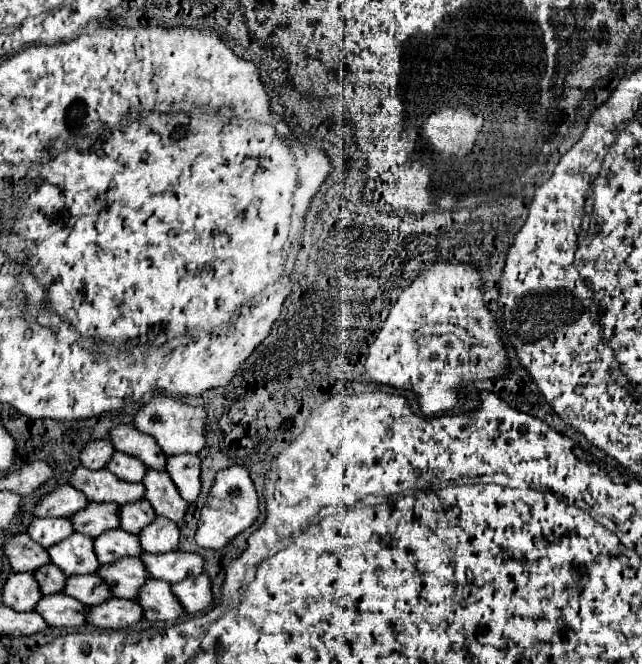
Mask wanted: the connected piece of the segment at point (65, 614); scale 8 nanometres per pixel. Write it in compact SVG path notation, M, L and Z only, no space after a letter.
M60 592L42 596L36 604L36 612L48 622L48 626L82 626L86 624L86 606L82 602L76 602L72 596Z

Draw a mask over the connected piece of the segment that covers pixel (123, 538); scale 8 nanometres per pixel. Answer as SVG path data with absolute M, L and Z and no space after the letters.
M122 528L108 530L108 534L100 534L100 538L94 538L94 550L100 564L114 562L120 556L140 556L142 552L138 536L128 534Z

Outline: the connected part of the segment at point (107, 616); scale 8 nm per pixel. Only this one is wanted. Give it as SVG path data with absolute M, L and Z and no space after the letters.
M108 598L104 606L92 606L88 608L88 624L96 628L126 628L136 624L142 618L142 608L134 600L122 600L122 598Z

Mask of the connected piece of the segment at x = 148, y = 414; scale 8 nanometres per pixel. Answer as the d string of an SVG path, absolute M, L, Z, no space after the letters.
M156 394L152 396L150 402L146 402L138 414L134 416L134 426L144 432L150 434L158 446L164 450L166 456L172 454L184 454L184 452L192 452L198 454L204 448L204 428L200 426L192 426L192 420L198 420L204 424L206 420L206 410L202 406L192 406L186 404L182 400L176 400L172 396L164 396L164 394Z

